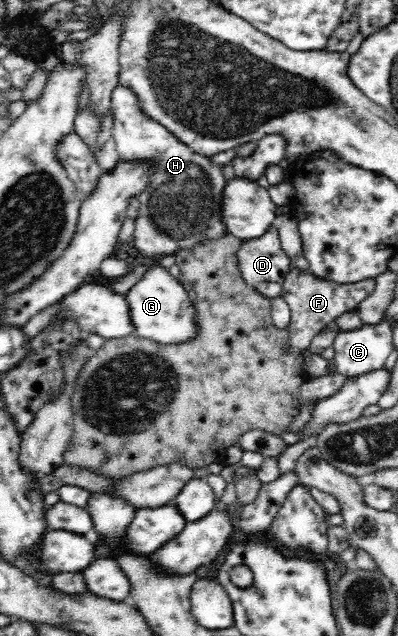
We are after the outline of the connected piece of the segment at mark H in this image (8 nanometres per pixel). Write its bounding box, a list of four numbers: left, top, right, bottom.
[110,82,227,260]

